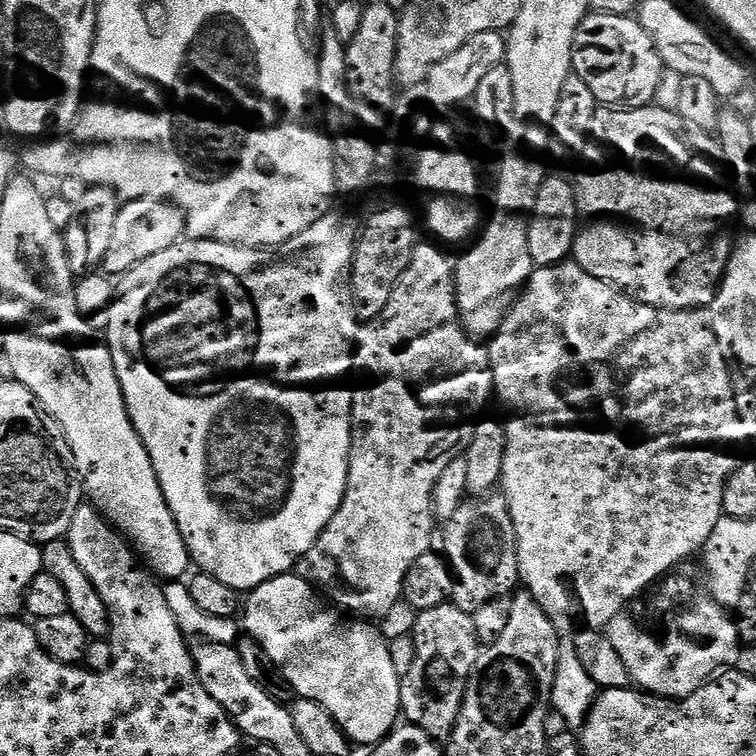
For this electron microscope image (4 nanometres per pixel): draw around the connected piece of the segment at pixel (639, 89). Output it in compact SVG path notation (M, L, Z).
M592 12L585 16L574 34L572 70L590 86L597 105L647 108L658 94L666 65L654 46L654 38L632 16Z

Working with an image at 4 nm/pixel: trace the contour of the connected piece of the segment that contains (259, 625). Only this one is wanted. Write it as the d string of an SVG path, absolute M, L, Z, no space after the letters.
M295 574L276 576L247 593L242 604L243 616L243 631L245 628L248 631L245 633L259 642L262 650L266 650L266 654L270 654L270 658L280 667L281 674L290 682L293 693L297 697L318 702L318 706L325 708L334 718L334 722L338 722L341 730L348 735L353 745L375 746L397 727L402 716L400 711L402 678L394 670L388 641L375 623L341 614L335 607L325 603L317 589Z

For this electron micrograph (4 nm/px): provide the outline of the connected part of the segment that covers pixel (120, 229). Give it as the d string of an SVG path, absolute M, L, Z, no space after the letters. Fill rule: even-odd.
M147 196L121 203L118 218L114 221L110 247L106 250L103 271L113 278L127 277L139 264L146 262L146 258L154 258L154 254L170 250L170 246L181 243L185 236L184 214L167 200L155 200Z

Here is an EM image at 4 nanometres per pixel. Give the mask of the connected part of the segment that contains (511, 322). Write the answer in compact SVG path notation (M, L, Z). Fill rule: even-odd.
M565 262L562 264L552 264L549 268L536 268L532 275L528 277L527 284L520 289L517 297L512 302L506 318L502 322L500 329L487 341L488 357L492 367L492 386L495 399L504 403L504 408L512 417L503 421L504 433L506 434L506 452L502 458L502 474L498 485L499 491L506 498L510 506L510 518L514 524L514 534L516 535L516 549L518 550L518 570L520 571L520 584L526 589L533 598L542 606L549 618L554 622L554 626L561 630L604 630L608 623L621 615L624 608L631 602L635 596L640 596L644 591L647 593L657 582L664 579L673 570L679 566L683 560L688 560L692 555L703 553L706 542L710 534L714 534L714 526L724 516L724 507L722 506L722 490L726 490L726 482L730 474L734 474L736 467L742 463L740 456L740 443L747 438L750 432L749 425L738 414L736 409L736 395L732 385L732 369L728 366L728 359L722 354L722 346L718 342L718 334L714 334L714 322L712 313L708 308L691 308L690 310L670 310L669 308L655 308L649 304L643 304L627 296L625 292L615 288L613 284L602 282L594 278L594 274L586 274L582 266L575 262Z

